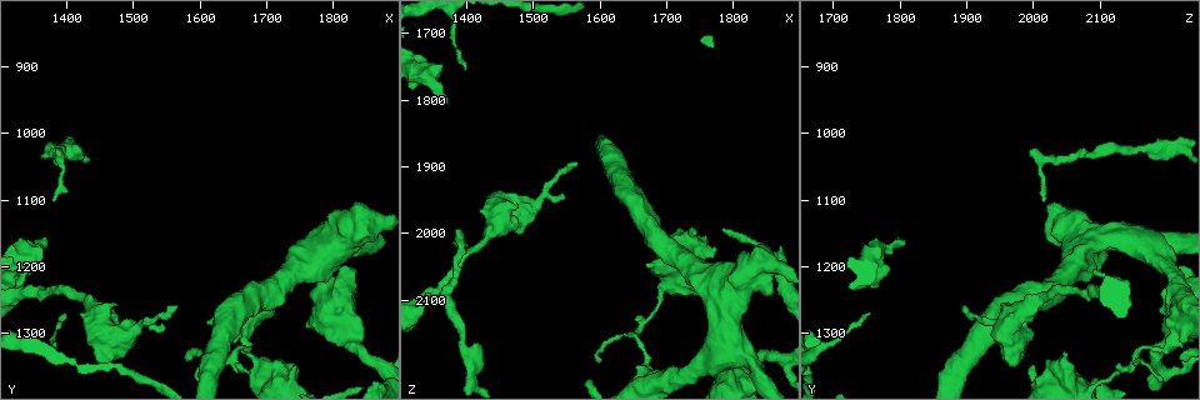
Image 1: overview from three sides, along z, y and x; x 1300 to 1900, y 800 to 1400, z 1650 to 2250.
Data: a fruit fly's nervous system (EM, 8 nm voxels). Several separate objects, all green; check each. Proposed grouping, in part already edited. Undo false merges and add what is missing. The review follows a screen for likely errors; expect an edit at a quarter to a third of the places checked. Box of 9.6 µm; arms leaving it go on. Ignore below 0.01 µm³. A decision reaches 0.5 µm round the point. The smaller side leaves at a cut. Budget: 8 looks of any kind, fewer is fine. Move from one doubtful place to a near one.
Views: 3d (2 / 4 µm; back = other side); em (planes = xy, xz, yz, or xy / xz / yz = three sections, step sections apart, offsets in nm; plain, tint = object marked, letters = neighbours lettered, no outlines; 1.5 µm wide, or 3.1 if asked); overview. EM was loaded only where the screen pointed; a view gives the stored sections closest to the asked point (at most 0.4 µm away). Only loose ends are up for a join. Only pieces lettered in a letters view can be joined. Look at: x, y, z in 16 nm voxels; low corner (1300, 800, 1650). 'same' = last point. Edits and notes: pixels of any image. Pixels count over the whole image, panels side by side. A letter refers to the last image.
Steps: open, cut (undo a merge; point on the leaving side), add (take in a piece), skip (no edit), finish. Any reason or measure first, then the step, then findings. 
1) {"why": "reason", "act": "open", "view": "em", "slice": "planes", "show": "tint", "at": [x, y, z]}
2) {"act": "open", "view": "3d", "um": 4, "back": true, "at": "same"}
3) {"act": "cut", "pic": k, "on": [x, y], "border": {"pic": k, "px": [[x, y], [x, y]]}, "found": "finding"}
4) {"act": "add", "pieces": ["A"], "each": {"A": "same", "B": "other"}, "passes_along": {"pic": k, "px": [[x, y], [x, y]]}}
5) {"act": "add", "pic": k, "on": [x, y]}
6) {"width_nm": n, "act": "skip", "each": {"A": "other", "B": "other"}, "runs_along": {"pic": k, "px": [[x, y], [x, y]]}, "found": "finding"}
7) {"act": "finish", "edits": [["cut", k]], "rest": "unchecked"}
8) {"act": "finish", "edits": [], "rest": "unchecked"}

{"why": "thick turns thin", "act": "open", "view": "3d", "um": 4, "at": [1405, 1025, 2210]}

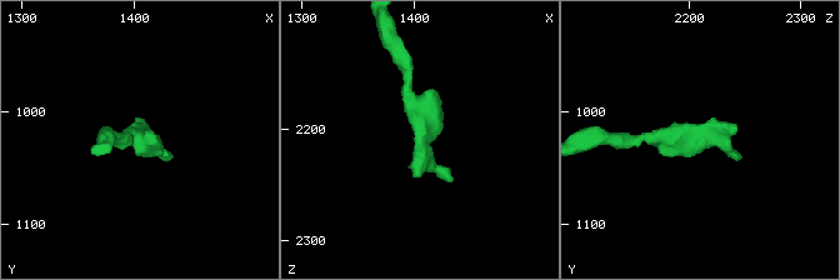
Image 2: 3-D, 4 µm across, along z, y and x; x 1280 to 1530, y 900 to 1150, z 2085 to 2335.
{"why": "now the EM", "act": "open", "view": "em", "slice": "planes", "show": "letters", "at": [1408, 1022, 2208]}

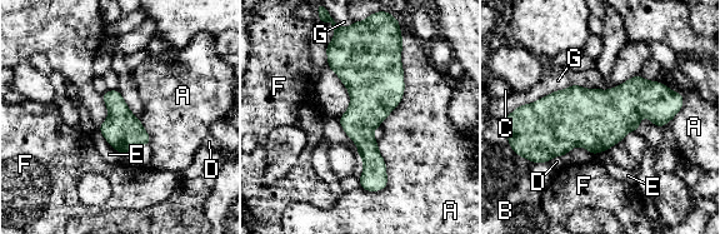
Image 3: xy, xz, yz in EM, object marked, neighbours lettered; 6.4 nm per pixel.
{"act": "skip", "each": {"A": "other", "B": "other", "C": "other", "D": "other", "E": "other", "F": "other", "G": "other"}, "border": {"pic": 3, "px": [[403, 40], [404, 95], [380, 124]]}, "found": "all the same cell"}

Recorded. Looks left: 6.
{"why": "stops while still wide", "act": "open", "view": "3d", "um": 2, "back": true, "at": [1340, 1205, 2085]}

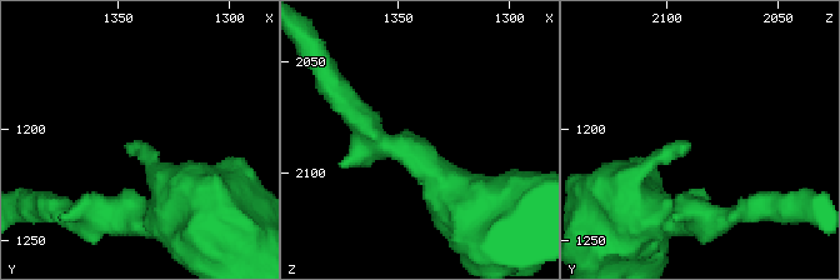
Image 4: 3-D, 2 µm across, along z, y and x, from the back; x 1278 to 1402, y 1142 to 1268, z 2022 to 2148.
{"why": "now the EM", "act": "open", "view": "em", "slice": "planes", "show": "letters", "at": [1344, 1206, 2091]}

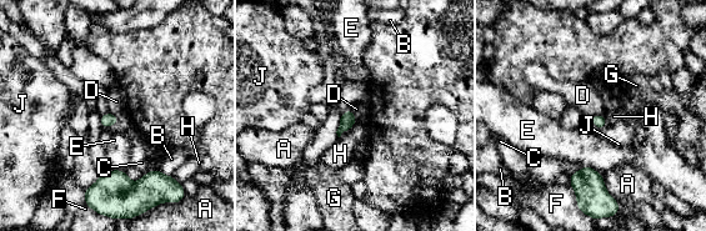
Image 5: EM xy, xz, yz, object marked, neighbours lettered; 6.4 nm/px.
{"longest_contact_nm": ["A", 180], "act": "skip", "each": {"A": "other", "B": "other", "C": "other", "D": "other", "E": "other", "F": "other", "G": "other", "H": "other", "J": "other"}, "border": {"pic": 5, "px": [[604, 113], [589, 116]]}, "found": "none of them fits"}

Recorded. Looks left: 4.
{"why": "an open end", "act": "open", "view": "3d", "um": 4, "at": [1375, 1100, 2015]}

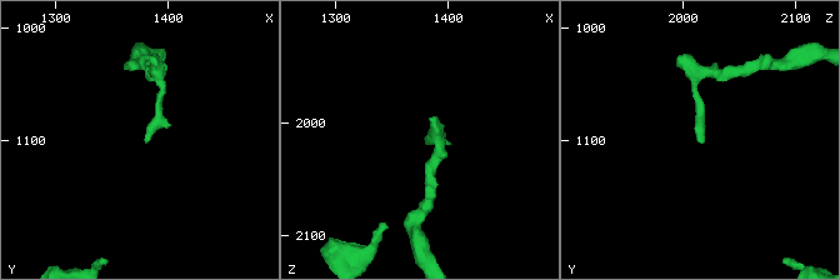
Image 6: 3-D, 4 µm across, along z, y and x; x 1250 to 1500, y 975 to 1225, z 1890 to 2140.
{"why": "now the EM", "act": "open", "view": "em", "slice": "planes", "show": "letters", "at": [1380, 1104, 2018]}

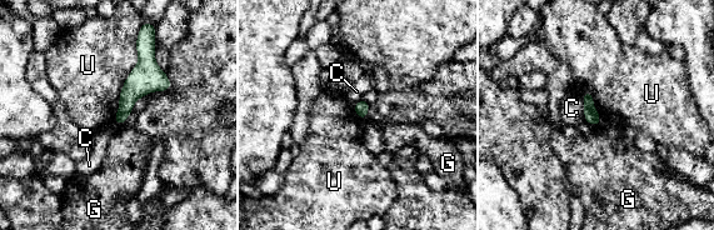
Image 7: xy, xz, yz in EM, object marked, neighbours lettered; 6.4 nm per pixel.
{"width_nm": 90, "act": "skip", "each": {"C": "other", "G": "other", "U": "other"}, "border": {"pic": 7, "px": [[600, 123], [595, 126]]}, "found": "none of them fits"}

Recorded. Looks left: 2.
{"why": "branch stops here", "act": "open", "view": "3d", "um": 4, "back": true, "at": [1370, 1170, 1805]}

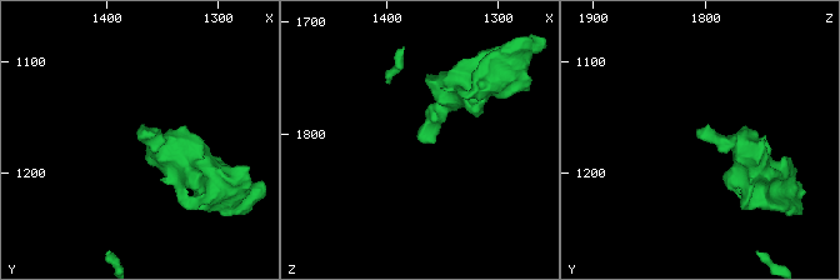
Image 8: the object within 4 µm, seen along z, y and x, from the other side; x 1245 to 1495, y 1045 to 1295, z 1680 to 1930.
{"act": "open", "view": "em", "slice": "planes", "show": "letters", "at": [1366, 1166, 1806]}

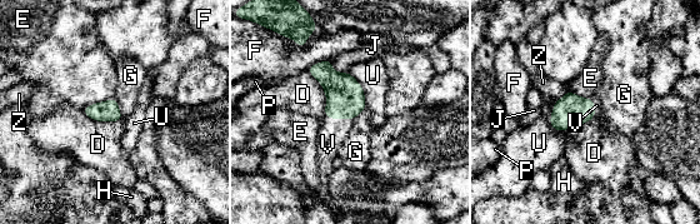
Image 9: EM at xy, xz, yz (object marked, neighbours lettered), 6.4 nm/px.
{"width_nm": 130, "act": "add", "pieces": ["V"], "each": {"D": "other", "E": "other", "F": "other", "G": "other", "H": "other", "J": "other", "P": "other", "U": "other", "V": "same", "Z": "other"}, "passes_along": {"pic": 9, "px": [[345, 98], [339, 117], [333, 133]]}, "found": "it goes on there"}

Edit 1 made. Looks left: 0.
{"act": "finish", "edits": [["add", 9]], "rest": "unchecked"}

